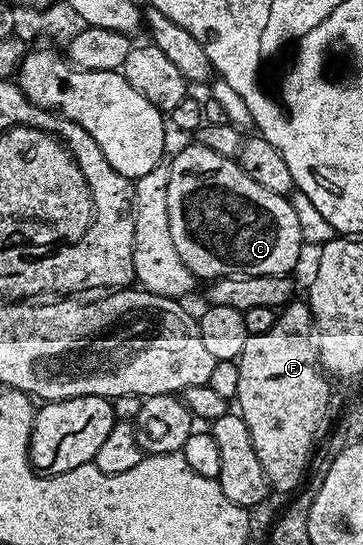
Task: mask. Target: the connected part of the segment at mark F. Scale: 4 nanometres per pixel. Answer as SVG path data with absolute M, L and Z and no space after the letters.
M295 299L290 303L282 306L281 312L276 316L275 322L267 331L250 334L245 343L245 347L241 351L241 355L237 359L240 374L238 376L237 391L234 400L239 403L237 412L240 417L245 419L245 427L249 427L249 435L253 439L253 451L257 451L257 459L261 463L261 467L267 476L268 486L272 490L275 489L279 493L294 494L299 484L303 481L303 476L306 475L307 469L309 473L309 466L313 461L313 450L316 448L317 442L328 432L329 421L327 425L327 416L331 413L331 385L328 374L325 372L322 365L319 363L319 351L317 348L317 341L313 333L313 318L311 316L311 306L307 304L306 300Z

